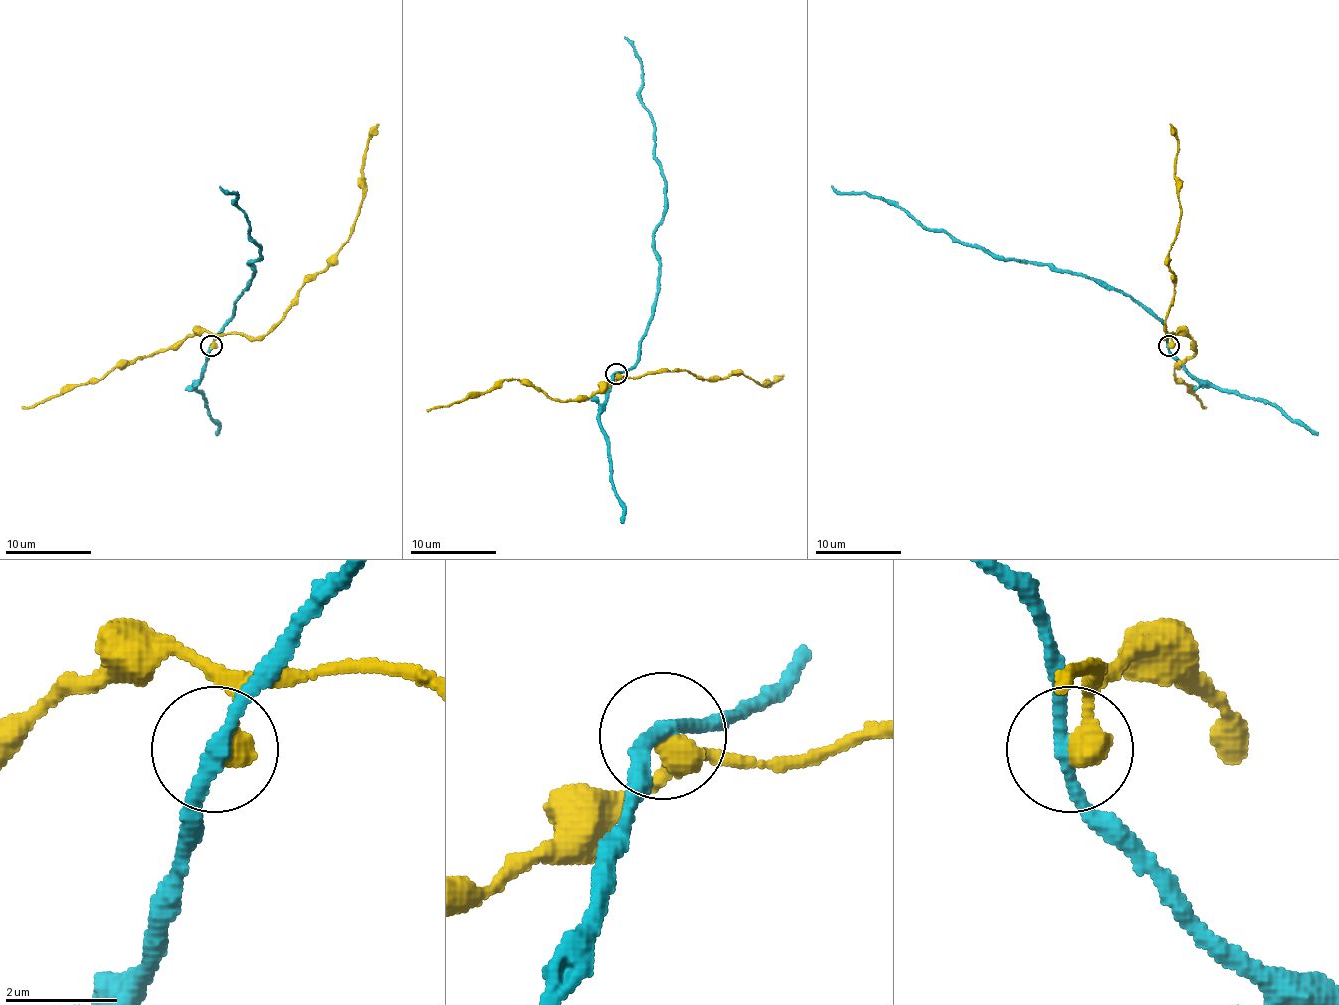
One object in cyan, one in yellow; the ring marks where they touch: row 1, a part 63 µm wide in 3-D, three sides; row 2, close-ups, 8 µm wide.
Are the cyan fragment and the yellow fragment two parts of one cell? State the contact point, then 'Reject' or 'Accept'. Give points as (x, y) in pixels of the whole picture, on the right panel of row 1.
Place: (1169, 345). Reject

